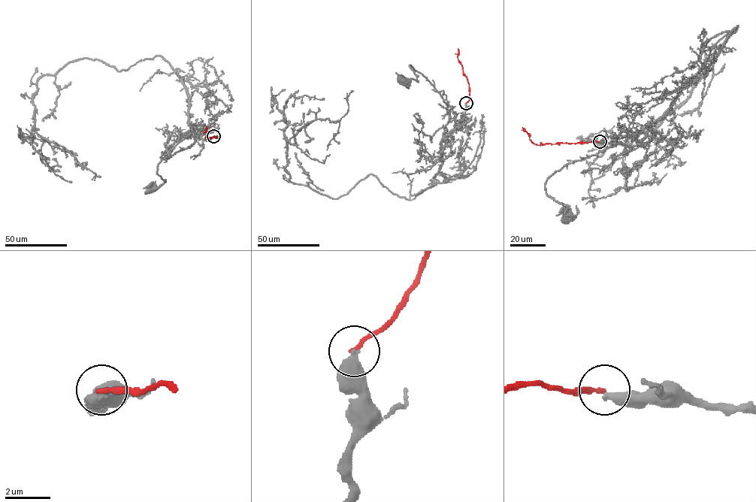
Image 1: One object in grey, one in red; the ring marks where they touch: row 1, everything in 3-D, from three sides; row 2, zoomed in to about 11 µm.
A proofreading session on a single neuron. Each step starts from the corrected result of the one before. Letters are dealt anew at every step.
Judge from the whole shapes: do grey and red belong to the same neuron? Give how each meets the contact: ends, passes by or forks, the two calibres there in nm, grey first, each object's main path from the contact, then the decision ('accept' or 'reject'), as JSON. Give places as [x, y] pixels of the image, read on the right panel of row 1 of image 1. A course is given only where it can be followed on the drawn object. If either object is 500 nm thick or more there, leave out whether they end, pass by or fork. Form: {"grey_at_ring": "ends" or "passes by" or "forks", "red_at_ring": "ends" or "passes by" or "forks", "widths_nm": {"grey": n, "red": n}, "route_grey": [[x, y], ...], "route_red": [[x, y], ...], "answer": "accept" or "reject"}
{"grey_at_ring": "ends", "red_at_ring": "ends", "widths_nm": {"grey": 460, "red": 180}, "route_grey": [[600, 141], [634, 146], [647, 129], [567, 164], [547, 180], [545, 193], [566, 207], [566, 216]], "route_red": [[600, 141], [538, 145], [532, 142], [522, 127]], "answer": "reject"}

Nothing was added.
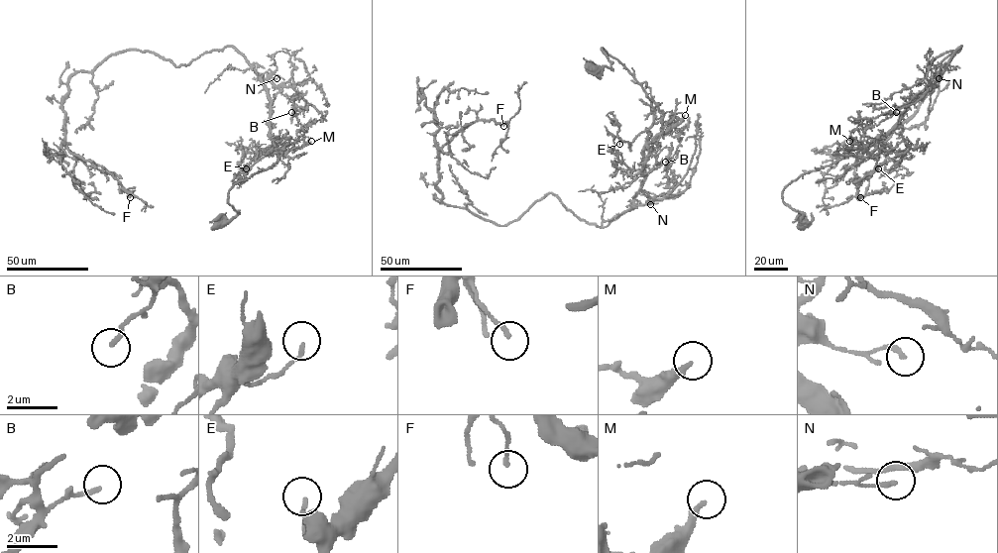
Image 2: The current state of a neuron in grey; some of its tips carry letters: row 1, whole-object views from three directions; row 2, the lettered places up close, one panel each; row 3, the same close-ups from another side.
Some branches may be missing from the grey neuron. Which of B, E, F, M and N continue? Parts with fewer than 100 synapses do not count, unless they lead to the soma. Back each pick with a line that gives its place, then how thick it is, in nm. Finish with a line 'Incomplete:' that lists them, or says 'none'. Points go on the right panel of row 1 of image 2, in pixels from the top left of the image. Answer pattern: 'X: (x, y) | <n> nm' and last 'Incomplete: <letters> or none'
M: (849, 141) | 240 nm
Incomplete: M

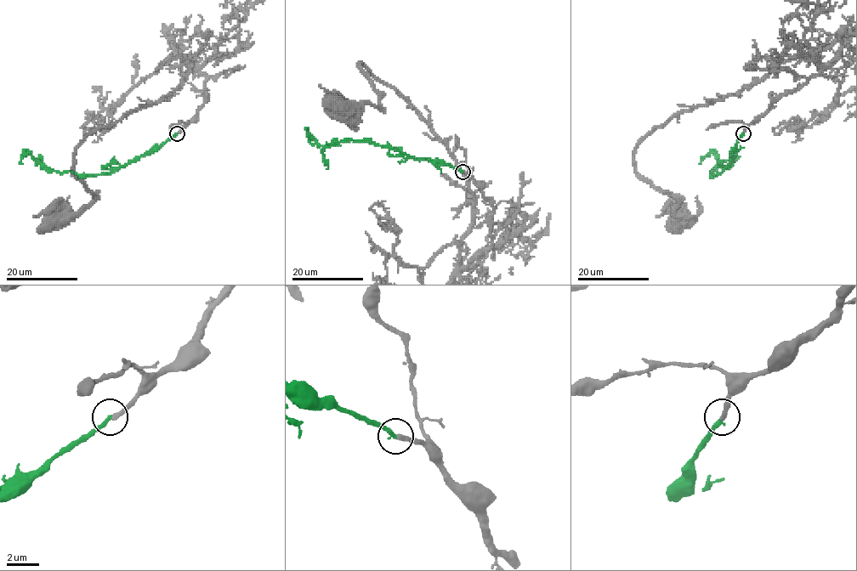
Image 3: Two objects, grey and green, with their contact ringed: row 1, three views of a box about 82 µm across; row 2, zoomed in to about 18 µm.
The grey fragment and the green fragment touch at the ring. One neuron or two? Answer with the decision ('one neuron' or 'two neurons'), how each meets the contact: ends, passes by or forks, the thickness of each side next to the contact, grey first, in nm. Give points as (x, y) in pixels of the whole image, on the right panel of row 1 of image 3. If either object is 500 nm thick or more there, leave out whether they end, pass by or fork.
one neuron | grey ends | green ends | 280/280 nm

